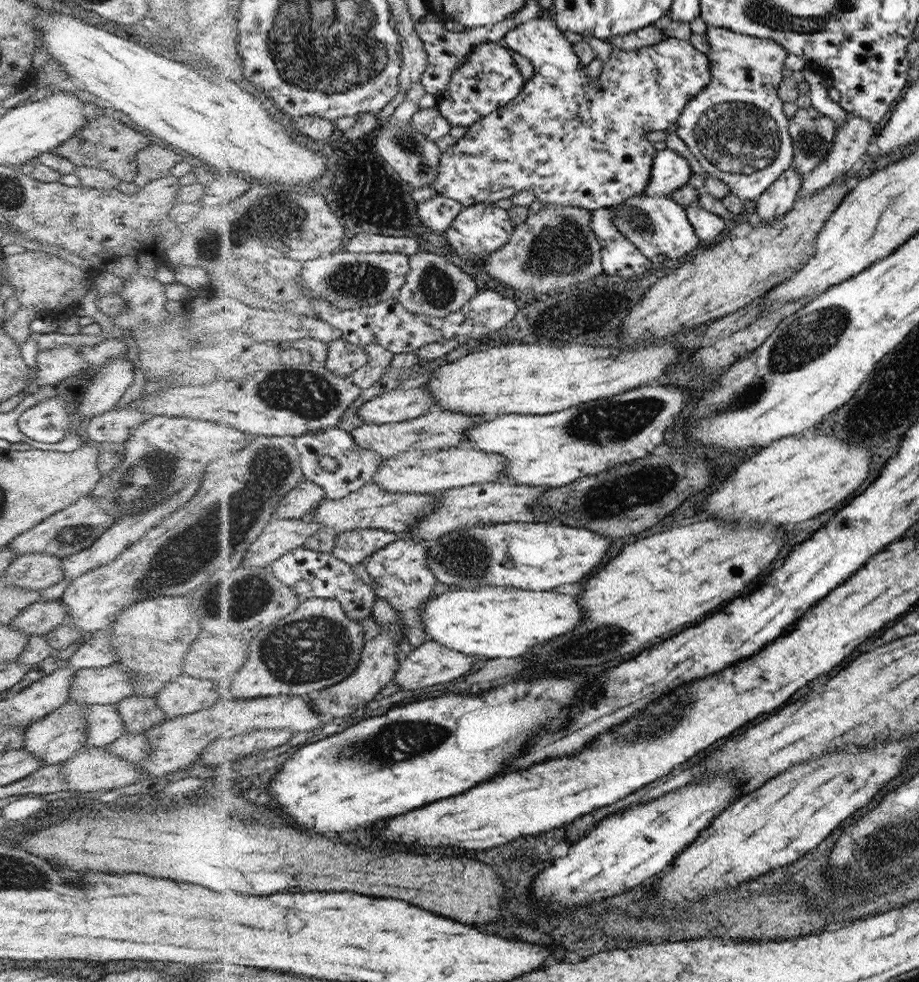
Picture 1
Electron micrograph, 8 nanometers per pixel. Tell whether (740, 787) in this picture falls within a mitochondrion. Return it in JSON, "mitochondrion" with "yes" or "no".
{"mitochondrion":"no"}

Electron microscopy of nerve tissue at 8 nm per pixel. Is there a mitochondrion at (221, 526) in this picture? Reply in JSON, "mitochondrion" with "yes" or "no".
{"mitochondrion":"yes"}

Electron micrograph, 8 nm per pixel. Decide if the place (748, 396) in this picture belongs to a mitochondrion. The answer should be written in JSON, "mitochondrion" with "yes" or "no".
{"mitochondrion":"yes"}

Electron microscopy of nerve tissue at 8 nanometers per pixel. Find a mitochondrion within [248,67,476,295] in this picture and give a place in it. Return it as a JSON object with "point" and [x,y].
{"point":[380,198]}

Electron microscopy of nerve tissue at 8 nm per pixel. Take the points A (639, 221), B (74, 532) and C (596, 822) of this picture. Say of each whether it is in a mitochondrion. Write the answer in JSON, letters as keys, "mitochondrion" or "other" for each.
{"A":"mitochondrion","B":"mitochondrion","C":"other"}

